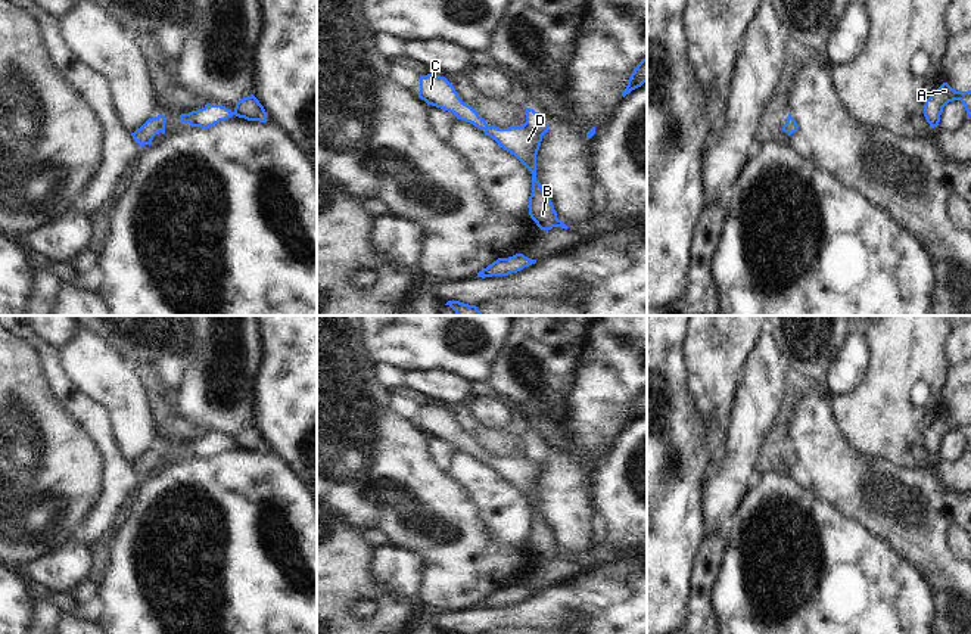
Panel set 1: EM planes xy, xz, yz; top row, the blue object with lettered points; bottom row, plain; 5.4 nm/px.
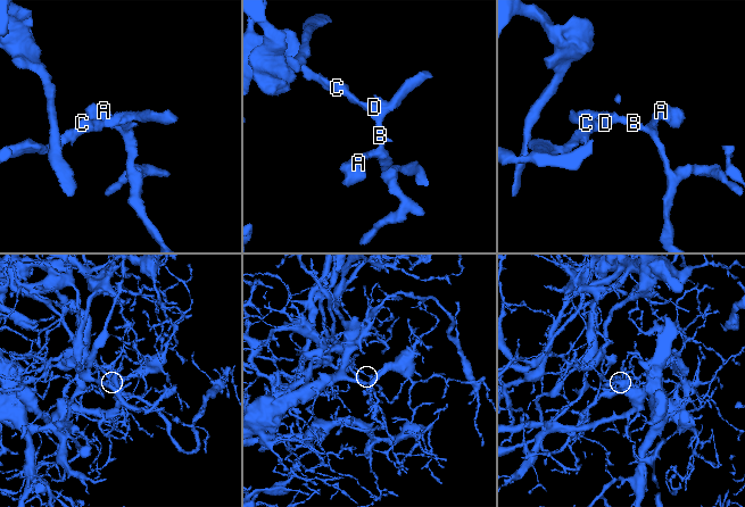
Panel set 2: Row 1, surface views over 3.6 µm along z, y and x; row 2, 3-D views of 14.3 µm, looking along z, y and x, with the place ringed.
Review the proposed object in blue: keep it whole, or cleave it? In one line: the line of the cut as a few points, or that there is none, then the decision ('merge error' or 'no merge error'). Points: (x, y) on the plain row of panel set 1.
no cut | no merge error

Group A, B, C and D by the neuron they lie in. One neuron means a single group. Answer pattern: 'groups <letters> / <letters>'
groups A B C D

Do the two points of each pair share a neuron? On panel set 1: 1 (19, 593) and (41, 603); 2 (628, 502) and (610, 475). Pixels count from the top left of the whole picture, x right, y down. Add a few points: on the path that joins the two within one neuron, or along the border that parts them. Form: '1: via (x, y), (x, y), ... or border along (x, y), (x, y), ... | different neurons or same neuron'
1: border along (36, 591), (30, 618) | different neurons
2: via (628, 496), (616, 481) | same neuron

